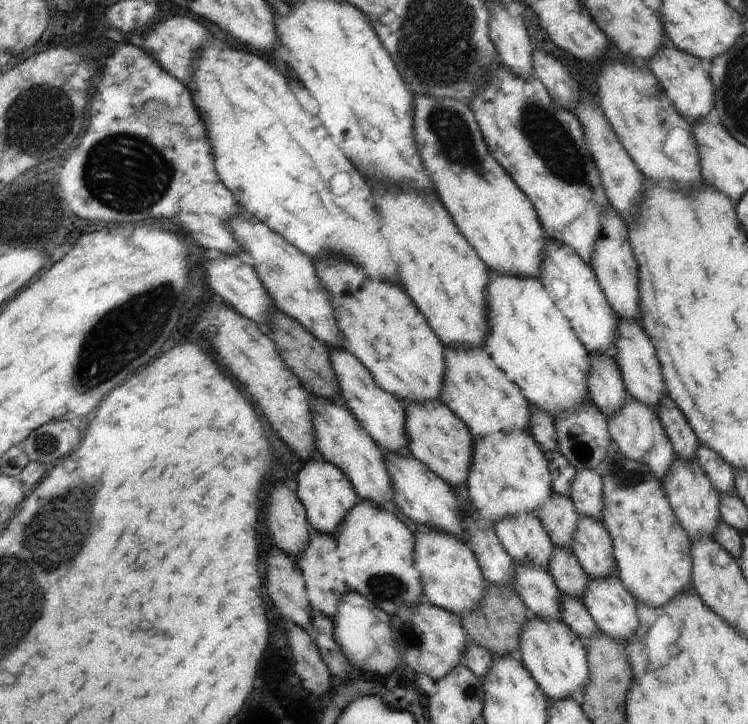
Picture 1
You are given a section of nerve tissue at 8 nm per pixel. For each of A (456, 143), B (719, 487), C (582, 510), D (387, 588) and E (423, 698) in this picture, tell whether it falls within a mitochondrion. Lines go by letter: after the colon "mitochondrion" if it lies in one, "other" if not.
A: mitochondrion
B: other
C: other
D: mitochondrion
E: other

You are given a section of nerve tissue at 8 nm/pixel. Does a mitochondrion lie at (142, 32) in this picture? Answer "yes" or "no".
no

